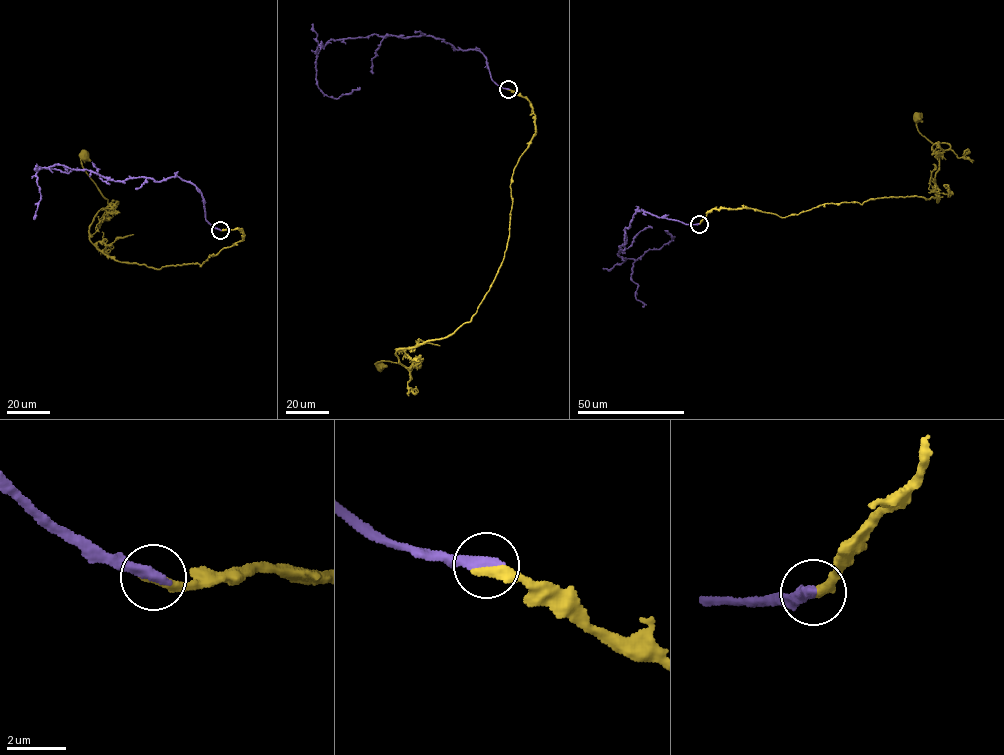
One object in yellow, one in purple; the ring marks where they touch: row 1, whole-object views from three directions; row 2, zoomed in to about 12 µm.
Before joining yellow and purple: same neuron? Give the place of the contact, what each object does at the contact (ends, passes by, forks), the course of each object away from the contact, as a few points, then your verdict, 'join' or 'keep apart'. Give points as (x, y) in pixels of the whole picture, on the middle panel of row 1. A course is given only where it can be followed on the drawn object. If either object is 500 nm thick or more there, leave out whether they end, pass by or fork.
place (508, 89); yellow ends; purple ends; course yellow (508, 89), (535, 131), (501, 264), (472, 319), (396, 351), (412, 378), (379, 367); course purple (508, 89), (492, 79), (483, 53), (430, 36), (331, 39), (316, 57), (316, 84), (335, 98), (357, 87); join

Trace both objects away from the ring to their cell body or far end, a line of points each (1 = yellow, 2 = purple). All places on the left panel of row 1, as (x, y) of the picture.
1: (219, 230), (240, 228), (243, 241), (200, 266), (159, 269), (103, 254), (89, 226), (108, 200), (84, 153)
2: (219, 230), (205, 218), (195, 185), (177, 177), (112, 181), (62, 165), (36, 168), (68, 172), (77, 167)

